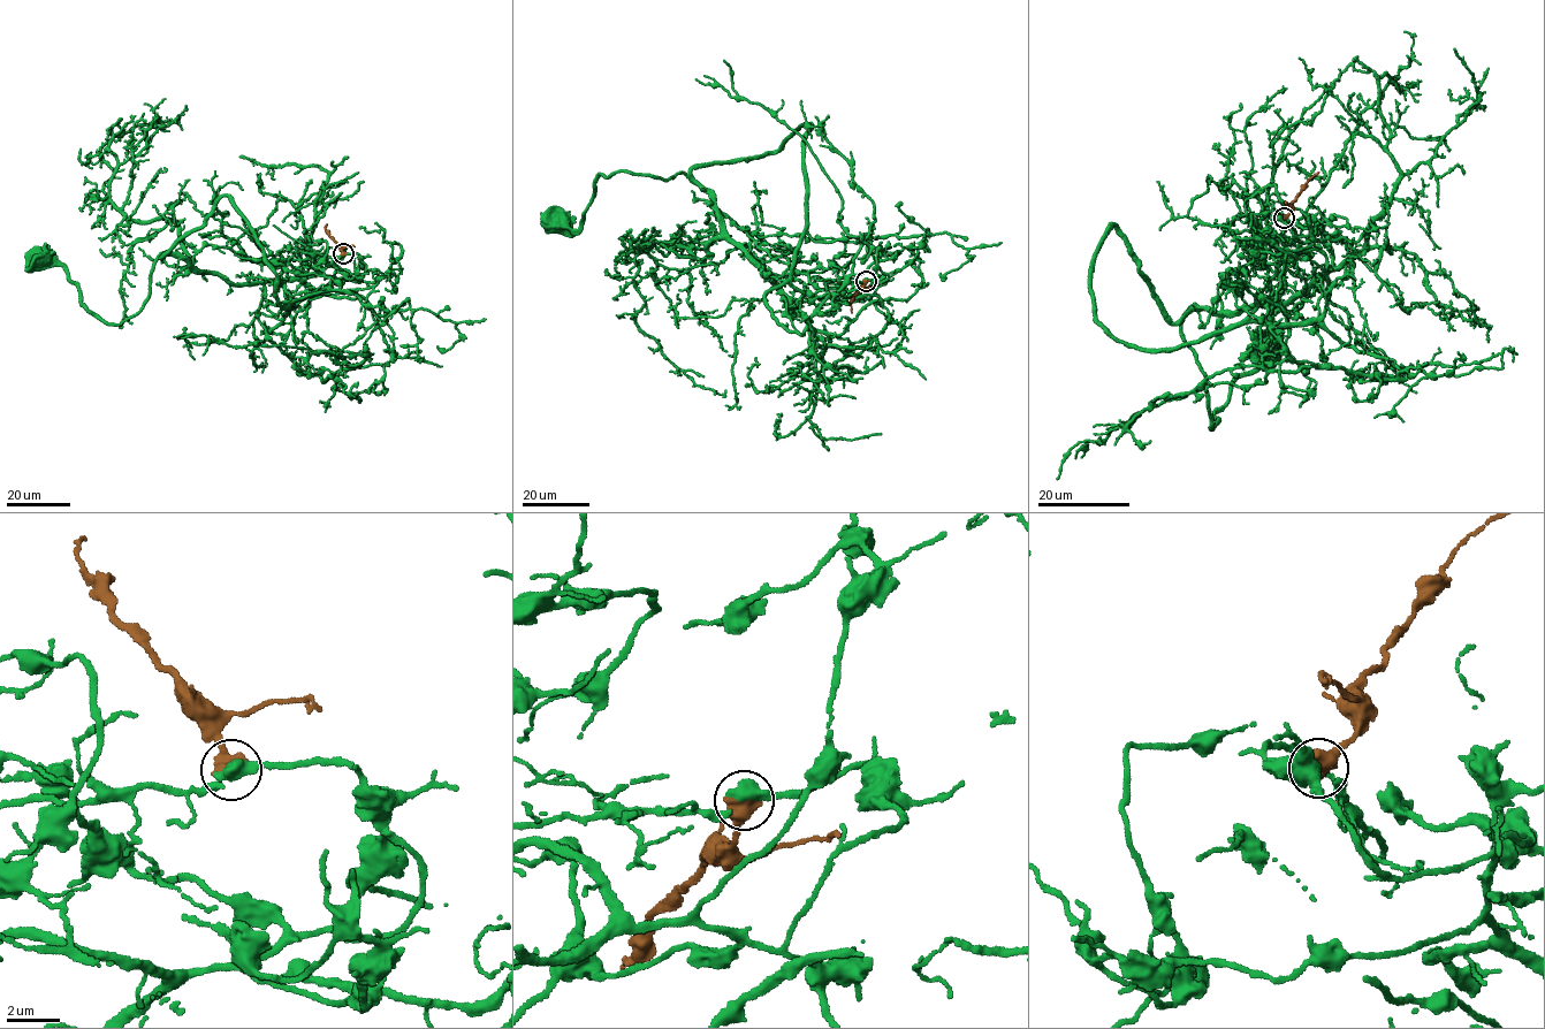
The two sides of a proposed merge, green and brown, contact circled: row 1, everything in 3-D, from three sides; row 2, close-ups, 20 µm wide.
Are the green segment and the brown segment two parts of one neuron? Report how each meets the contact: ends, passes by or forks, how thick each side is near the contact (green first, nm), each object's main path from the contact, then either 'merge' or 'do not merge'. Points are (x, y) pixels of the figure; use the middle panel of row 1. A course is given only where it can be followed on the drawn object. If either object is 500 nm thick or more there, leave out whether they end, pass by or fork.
440/700 nm | green via (865, 281), (885, 282), (869, 299), (821, 289), (680, 172), (601, 174), (577, 229), (557, 221) | brown via (865, 281), (865, 287), (850, 303), (852, 312) | merge

